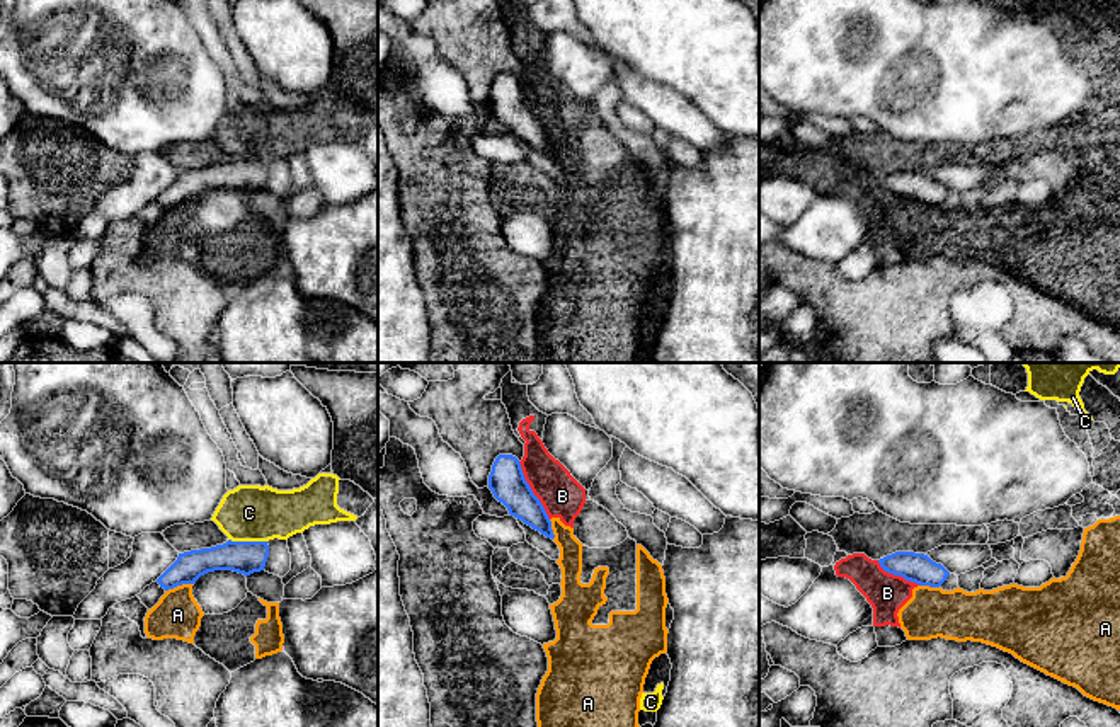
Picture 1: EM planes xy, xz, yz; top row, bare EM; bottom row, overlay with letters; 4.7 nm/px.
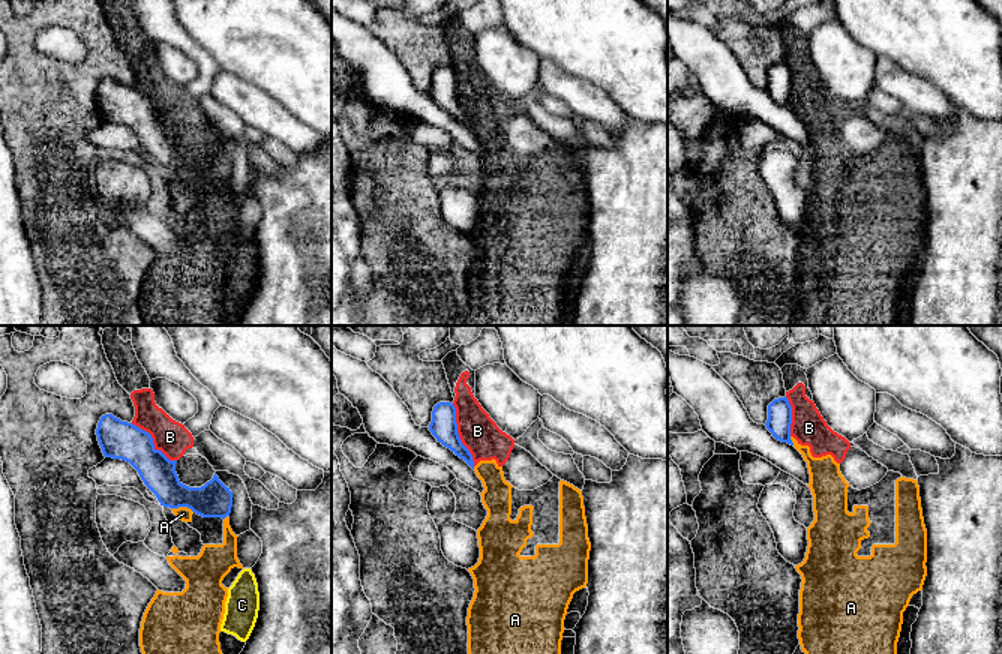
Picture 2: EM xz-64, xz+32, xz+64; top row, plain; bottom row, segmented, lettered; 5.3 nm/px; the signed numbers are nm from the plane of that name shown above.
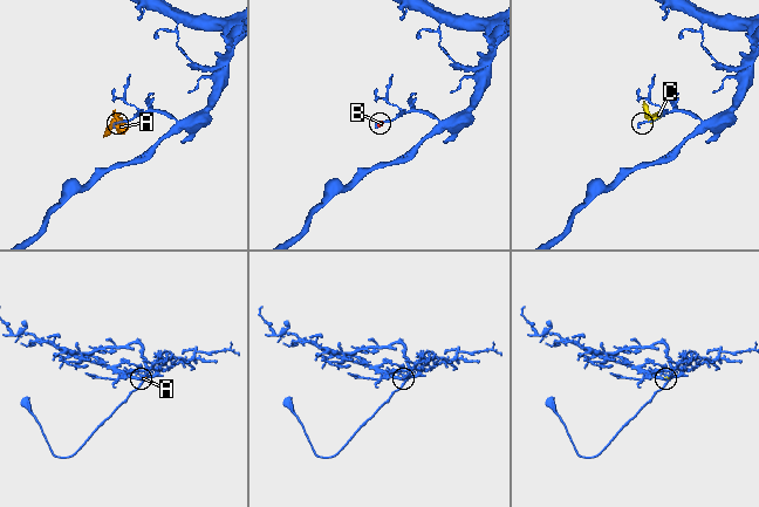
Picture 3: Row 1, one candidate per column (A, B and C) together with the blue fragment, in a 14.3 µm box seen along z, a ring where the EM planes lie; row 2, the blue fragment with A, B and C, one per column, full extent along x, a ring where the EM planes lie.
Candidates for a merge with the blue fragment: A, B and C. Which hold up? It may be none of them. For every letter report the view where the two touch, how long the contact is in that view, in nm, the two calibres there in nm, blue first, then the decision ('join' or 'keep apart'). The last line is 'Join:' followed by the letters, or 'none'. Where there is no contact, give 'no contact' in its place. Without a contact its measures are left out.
A: xy | 140 nm | 140/220 nm | keep apart
B: xz | 320 nm | 170/200 nm | keep apart
C: xy | 180 nm | 160/280 nm | keep apart
Join: none

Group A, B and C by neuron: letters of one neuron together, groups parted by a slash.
A B / C

